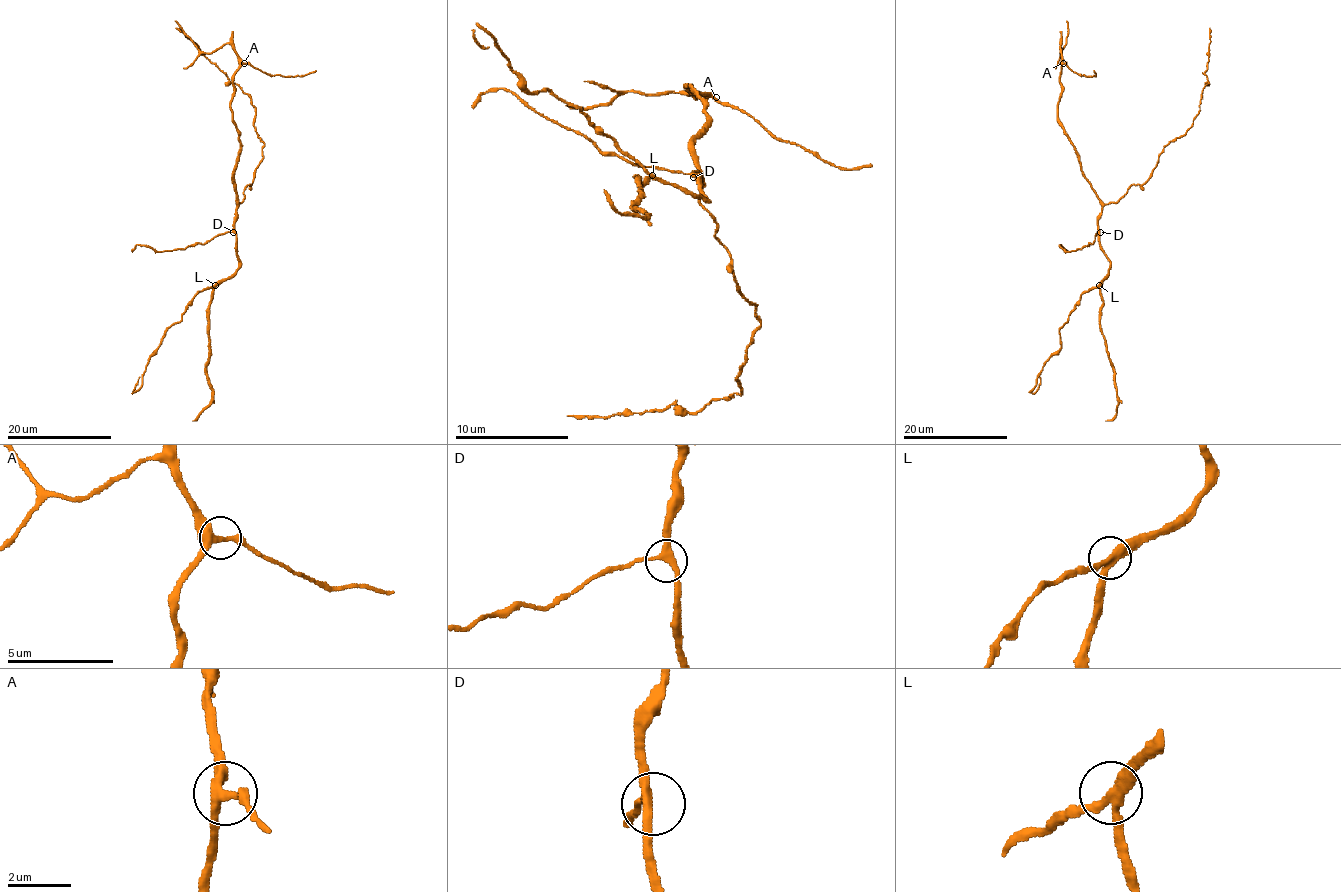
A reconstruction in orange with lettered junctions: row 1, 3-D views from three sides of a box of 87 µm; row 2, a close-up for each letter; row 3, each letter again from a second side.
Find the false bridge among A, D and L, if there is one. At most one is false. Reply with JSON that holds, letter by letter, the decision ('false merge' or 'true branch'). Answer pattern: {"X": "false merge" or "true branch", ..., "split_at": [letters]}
{"A": "true branch", "D": "true branch", "L": "false merge", "split_at": ["L"]}

